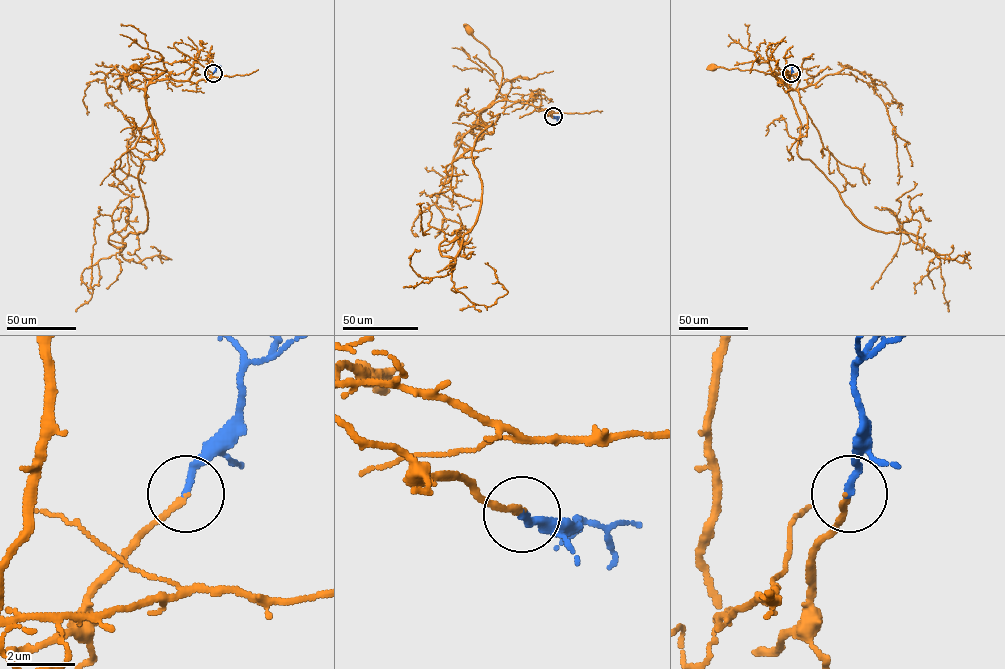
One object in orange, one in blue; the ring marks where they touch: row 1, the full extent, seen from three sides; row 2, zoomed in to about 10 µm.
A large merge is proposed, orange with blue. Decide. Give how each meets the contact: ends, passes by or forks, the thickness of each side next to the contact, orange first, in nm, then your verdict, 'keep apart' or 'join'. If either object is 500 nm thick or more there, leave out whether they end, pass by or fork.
orange ends there; blue ends there; 170 nm thick on the orange side, 200 nm on the other; join

